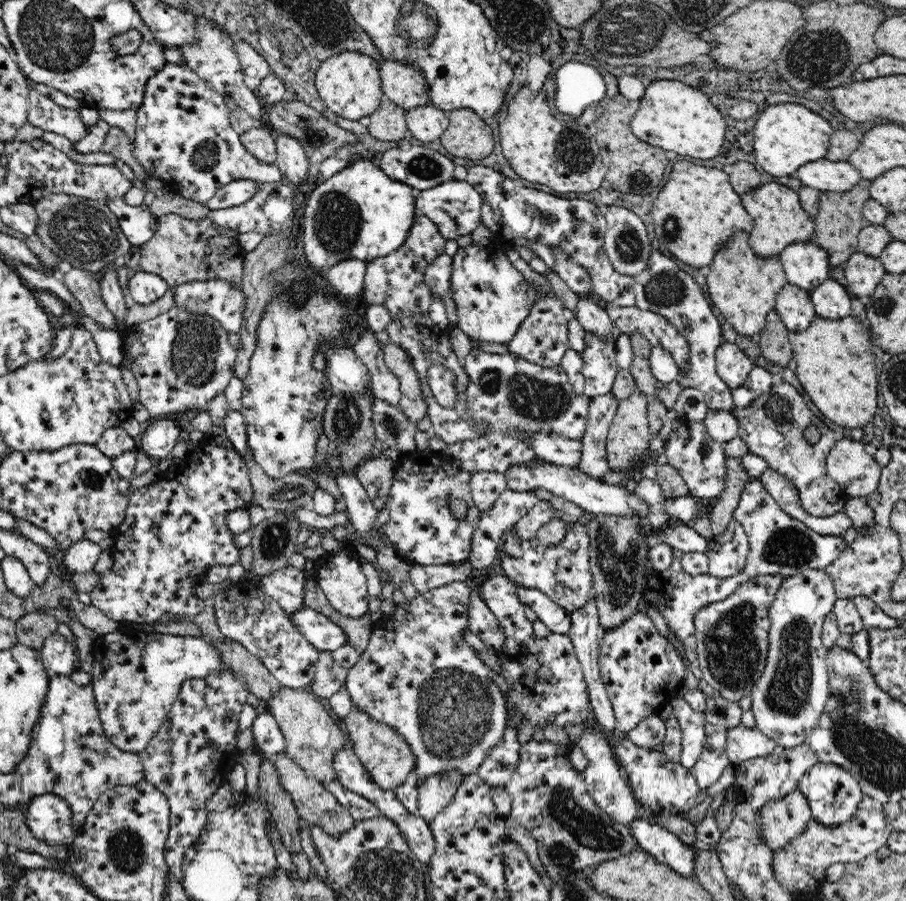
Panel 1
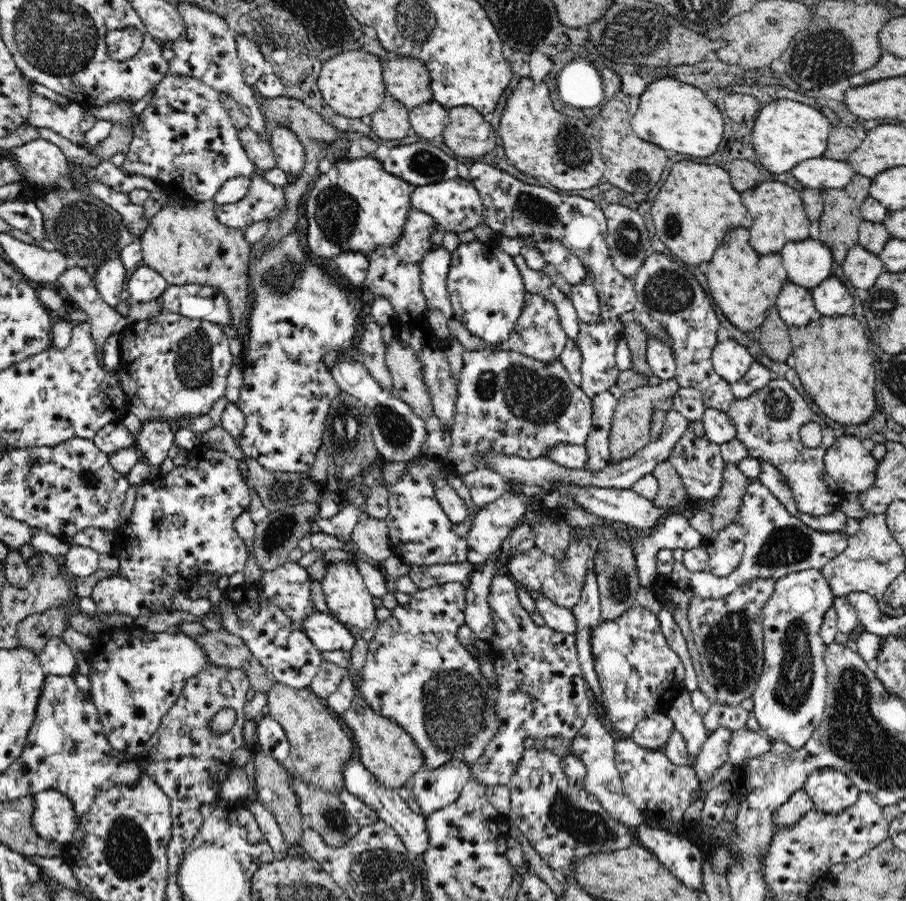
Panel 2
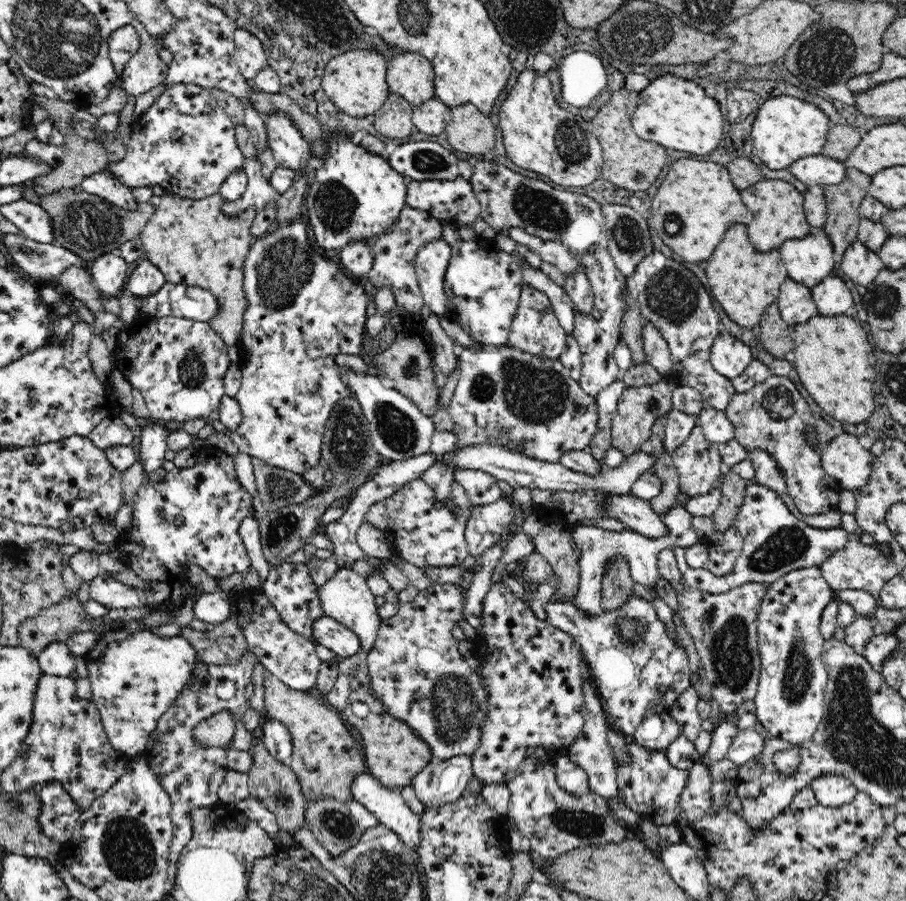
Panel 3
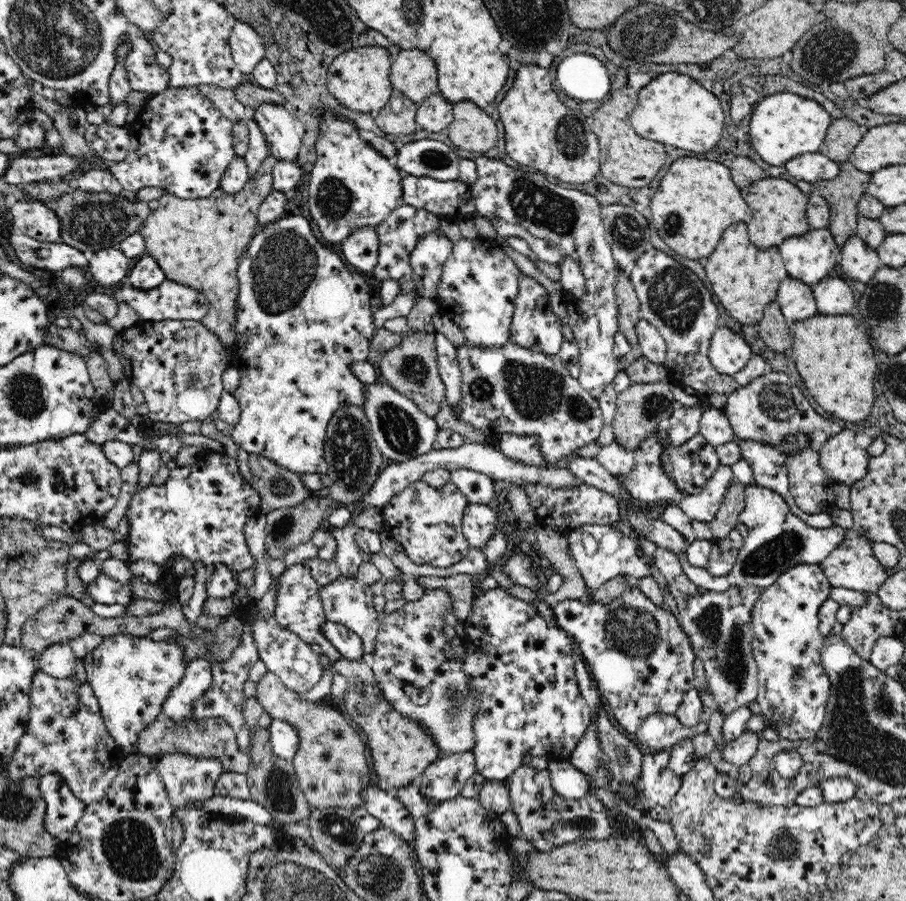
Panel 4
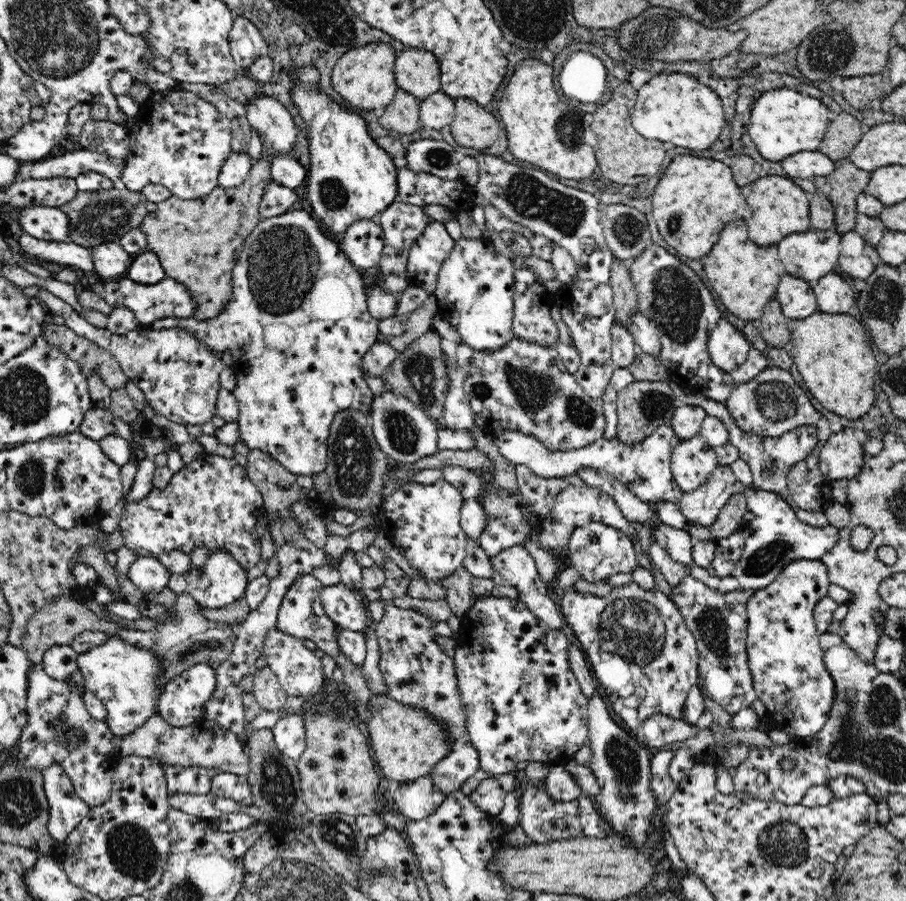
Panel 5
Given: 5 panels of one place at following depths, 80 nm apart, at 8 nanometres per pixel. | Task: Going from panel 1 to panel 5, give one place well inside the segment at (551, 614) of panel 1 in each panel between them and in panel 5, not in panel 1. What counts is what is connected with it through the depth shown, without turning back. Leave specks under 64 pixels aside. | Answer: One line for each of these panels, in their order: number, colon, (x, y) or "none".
2: (559, 618)
3: (637, 668)
4: (640, 658)
5: (646, 660)

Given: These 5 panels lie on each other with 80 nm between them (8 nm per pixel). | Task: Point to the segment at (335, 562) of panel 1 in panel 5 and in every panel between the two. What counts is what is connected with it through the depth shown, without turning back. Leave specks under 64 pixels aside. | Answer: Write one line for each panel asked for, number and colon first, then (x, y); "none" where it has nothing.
2: (347, 596)
3: (345, 597)
4: (346, 600)
5: (348, 607)

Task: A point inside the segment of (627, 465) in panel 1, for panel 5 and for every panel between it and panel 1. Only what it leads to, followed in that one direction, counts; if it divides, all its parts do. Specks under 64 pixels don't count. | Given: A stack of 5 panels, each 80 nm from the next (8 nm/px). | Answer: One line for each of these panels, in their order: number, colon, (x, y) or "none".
2: (630, 430)
3: (638, 408)
4: (640, 407)
5: (642, 407)

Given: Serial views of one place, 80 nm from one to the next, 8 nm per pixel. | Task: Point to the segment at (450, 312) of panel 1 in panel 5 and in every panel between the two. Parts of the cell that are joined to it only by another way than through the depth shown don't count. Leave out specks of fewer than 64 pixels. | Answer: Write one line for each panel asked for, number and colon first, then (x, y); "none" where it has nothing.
2: (435, 265)
3: (431, 262)
4: (427, 259)
5: (428, 252)

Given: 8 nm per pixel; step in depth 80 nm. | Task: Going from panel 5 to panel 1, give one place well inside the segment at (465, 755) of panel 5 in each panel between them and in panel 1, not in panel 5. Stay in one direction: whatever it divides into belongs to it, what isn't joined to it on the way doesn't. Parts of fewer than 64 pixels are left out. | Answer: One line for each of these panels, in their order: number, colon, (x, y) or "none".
1: (434, 795)
2: (434, 789)
3: (441, 782)
4: (445, 778)

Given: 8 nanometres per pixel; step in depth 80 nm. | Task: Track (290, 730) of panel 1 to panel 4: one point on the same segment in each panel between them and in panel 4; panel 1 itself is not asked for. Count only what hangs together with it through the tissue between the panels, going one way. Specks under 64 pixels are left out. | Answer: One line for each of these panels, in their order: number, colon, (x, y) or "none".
2: (318, 745)
3: (325, 757)
4: (331, 766)

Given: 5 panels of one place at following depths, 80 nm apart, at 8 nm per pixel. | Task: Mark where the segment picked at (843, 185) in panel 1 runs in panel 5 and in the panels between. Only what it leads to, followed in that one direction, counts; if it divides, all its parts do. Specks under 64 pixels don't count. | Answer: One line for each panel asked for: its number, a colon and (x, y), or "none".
2: (822, 173)
3: (817, 169)
4: (812, 167)
5: (807, 164)

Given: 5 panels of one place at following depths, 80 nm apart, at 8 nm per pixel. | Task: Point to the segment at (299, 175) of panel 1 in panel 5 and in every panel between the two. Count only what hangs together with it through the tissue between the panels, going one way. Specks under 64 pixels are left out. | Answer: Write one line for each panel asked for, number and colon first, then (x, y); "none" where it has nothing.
2: (289, 153)
3: (289, 148)
4: (284, 134)
5: (277, 128)

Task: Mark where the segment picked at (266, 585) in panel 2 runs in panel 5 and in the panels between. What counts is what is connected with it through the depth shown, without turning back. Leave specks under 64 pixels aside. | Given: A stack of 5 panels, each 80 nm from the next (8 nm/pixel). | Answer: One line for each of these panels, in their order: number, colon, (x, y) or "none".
3: (289, 587)
4: (298, 607)
5: (301, 614)

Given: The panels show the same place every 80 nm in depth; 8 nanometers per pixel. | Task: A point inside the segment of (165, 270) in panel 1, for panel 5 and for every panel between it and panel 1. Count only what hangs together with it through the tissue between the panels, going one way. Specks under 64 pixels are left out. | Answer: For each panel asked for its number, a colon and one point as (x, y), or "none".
2: (189, 245)
3: (192, 242)
4: (198, 242)
5: (197, 241)

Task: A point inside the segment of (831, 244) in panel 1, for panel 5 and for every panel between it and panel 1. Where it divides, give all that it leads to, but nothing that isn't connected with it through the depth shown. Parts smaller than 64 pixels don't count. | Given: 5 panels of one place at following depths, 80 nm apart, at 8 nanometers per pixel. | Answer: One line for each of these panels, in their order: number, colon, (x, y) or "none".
2: (839, 223)
3: (843, 200)
4: (842, 194)
5: (842, 187)

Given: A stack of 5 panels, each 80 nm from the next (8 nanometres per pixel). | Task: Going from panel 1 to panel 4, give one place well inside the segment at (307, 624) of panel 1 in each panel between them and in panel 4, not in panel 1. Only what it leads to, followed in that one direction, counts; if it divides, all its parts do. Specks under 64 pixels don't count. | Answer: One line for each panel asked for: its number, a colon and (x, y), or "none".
2: (327, 633)
3: (326, 631)
4: (350, 646)

